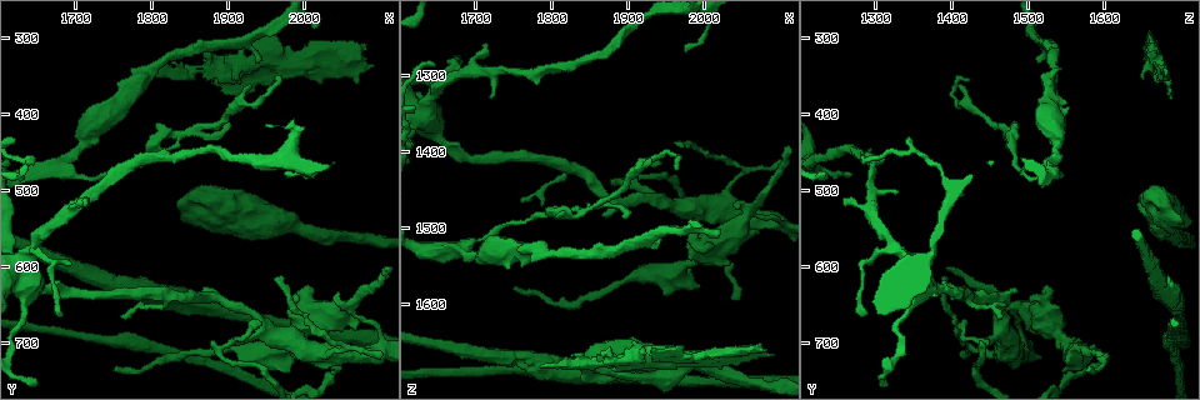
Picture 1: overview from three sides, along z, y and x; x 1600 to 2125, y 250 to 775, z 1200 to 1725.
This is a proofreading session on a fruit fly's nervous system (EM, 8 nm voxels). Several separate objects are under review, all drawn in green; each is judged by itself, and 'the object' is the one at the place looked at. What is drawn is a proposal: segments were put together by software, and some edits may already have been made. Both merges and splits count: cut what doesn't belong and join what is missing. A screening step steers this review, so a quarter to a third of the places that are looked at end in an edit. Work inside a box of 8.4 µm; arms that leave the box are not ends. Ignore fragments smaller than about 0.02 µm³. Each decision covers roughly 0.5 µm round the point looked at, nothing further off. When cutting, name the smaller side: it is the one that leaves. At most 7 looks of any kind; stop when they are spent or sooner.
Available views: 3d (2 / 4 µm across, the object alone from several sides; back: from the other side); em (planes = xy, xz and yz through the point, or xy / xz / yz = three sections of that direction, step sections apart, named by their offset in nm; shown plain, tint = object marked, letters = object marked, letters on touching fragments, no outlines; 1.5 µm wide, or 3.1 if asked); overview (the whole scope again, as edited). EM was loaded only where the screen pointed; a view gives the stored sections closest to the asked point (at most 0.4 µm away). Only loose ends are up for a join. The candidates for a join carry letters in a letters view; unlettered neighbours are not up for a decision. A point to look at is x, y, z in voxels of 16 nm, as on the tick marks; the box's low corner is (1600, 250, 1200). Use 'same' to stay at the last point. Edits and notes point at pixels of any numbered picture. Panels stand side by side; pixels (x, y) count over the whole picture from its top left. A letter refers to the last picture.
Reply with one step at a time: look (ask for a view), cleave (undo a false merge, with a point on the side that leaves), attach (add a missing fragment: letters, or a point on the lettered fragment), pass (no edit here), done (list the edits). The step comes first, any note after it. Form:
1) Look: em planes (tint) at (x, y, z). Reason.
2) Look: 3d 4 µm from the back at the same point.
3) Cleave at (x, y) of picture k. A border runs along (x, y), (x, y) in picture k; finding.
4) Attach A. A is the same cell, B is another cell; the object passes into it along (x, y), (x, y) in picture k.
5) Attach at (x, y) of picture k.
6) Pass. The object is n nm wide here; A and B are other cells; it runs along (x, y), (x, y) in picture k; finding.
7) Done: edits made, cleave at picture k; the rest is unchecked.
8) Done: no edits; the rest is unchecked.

Look: em yz step 8 (tint) at (2060, 655, 1480). Abrupt turn.

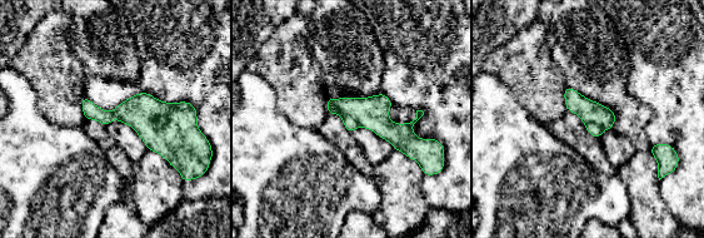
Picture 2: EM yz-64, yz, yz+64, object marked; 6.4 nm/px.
Look: em planes (tint) at the same point.

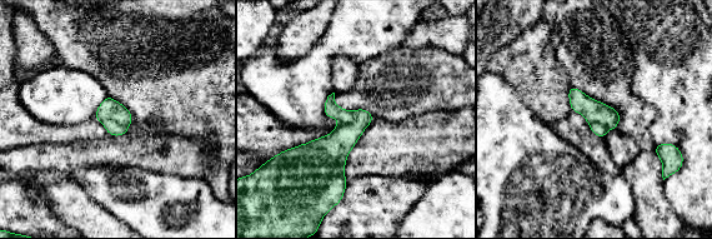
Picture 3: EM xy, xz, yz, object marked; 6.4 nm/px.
Look: em planes (letters) at the same point. What lies round it.

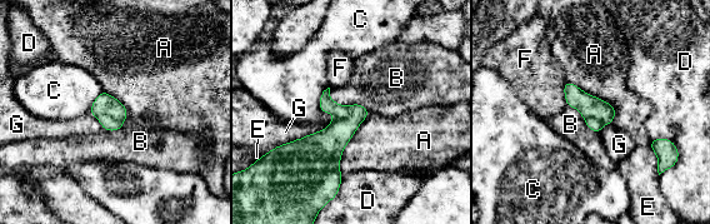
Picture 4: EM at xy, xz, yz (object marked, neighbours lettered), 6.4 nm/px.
Cleave at (104, 103) of picture 4. The longest contact is with G, 480 nm; A, B, C, D, E, F and G are other cells; a border runs along (94, 115), (108, 114), (123, 122) in picture 4; two cells meet here.

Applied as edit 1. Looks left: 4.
Look: 3d 2 µm at (2090, 335, 1665). An open end.

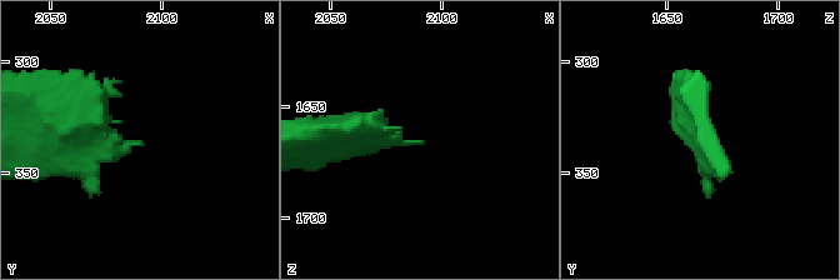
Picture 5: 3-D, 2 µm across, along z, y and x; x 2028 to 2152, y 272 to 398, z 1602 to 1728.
Look: em planes (letters) at (2090, 338, 1666).

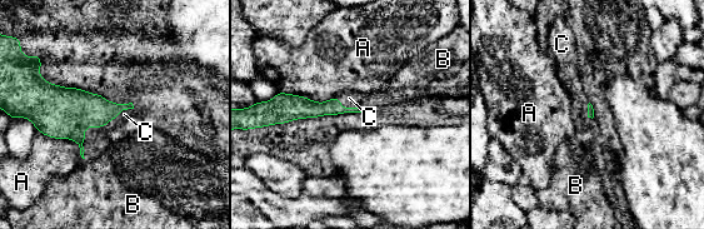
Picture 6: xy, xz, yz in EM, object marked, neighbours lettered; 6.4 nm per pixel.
Attach C. The longest contact is with A, 320 nm; C is the same cell, A and B are other cells; the object passes into it along (314, 109), (353, 108), (349, 98) in picture 6; the cell continues.

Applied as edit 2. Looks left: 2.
Done: edits made, cleave at picture 4, attach at picture 6; the rest is unchecked.

